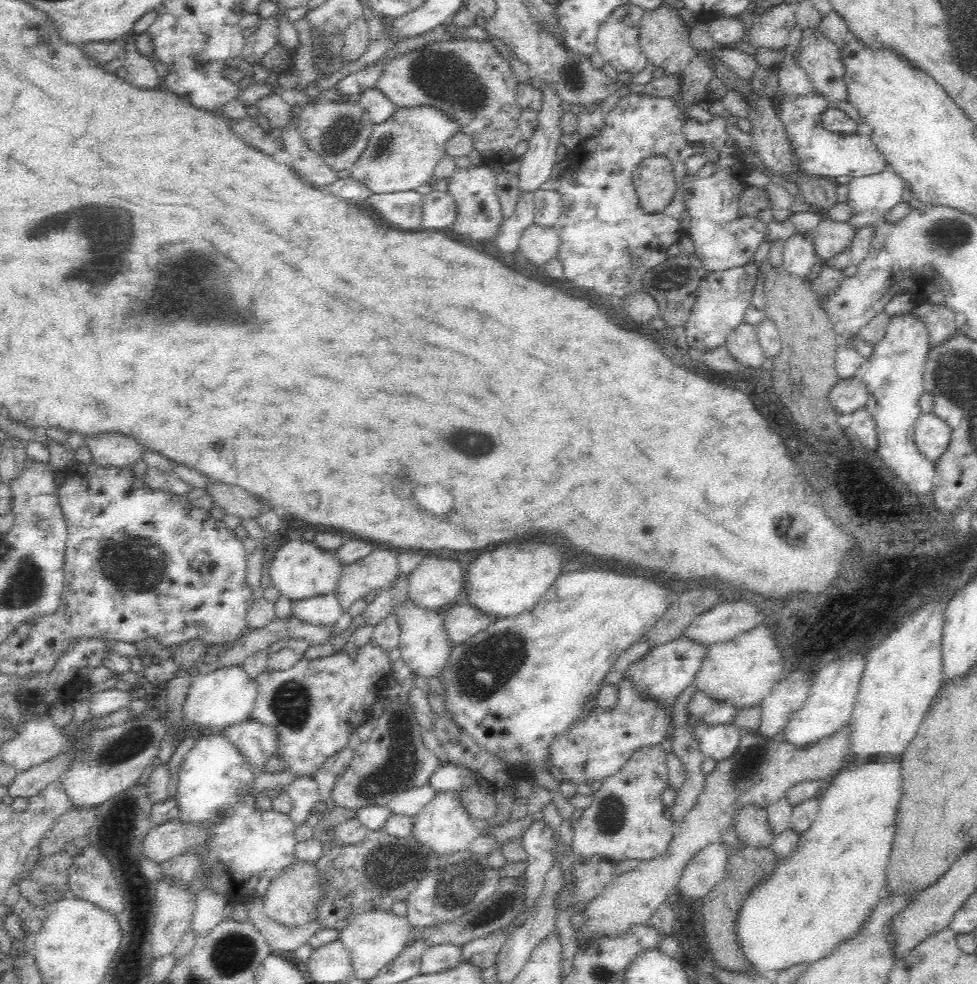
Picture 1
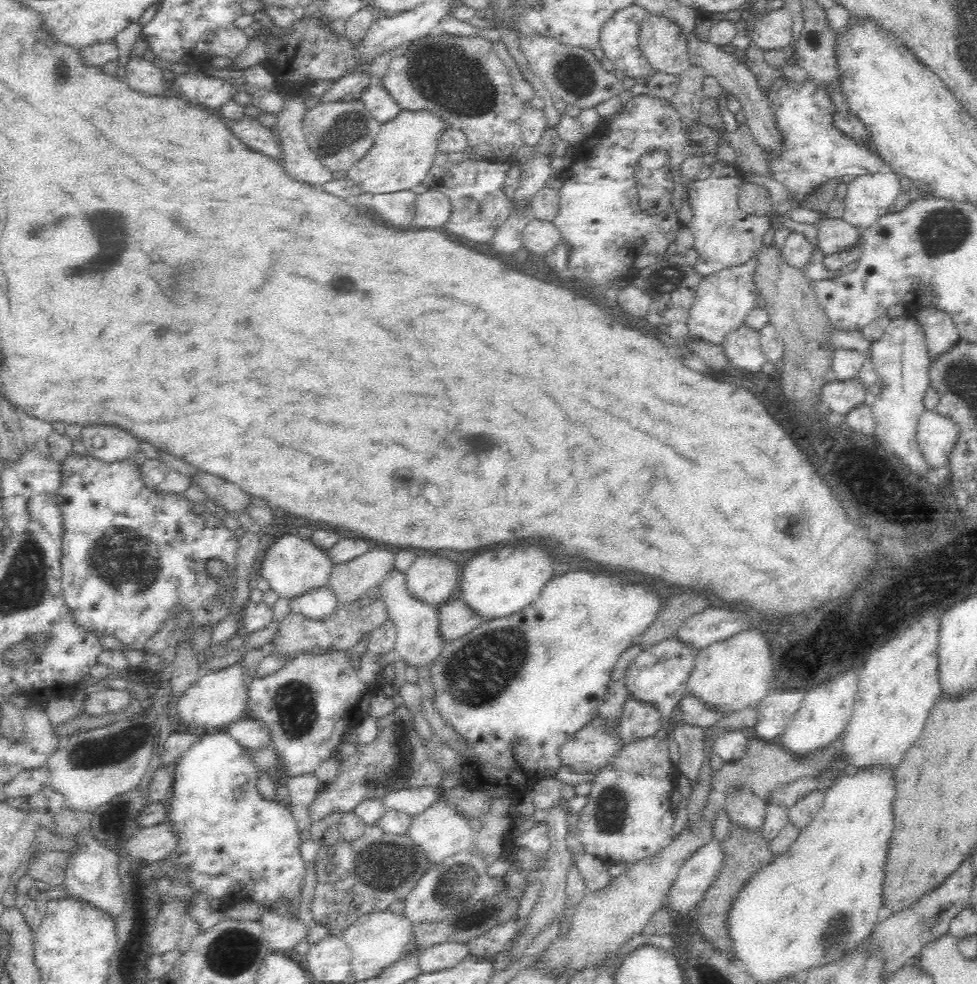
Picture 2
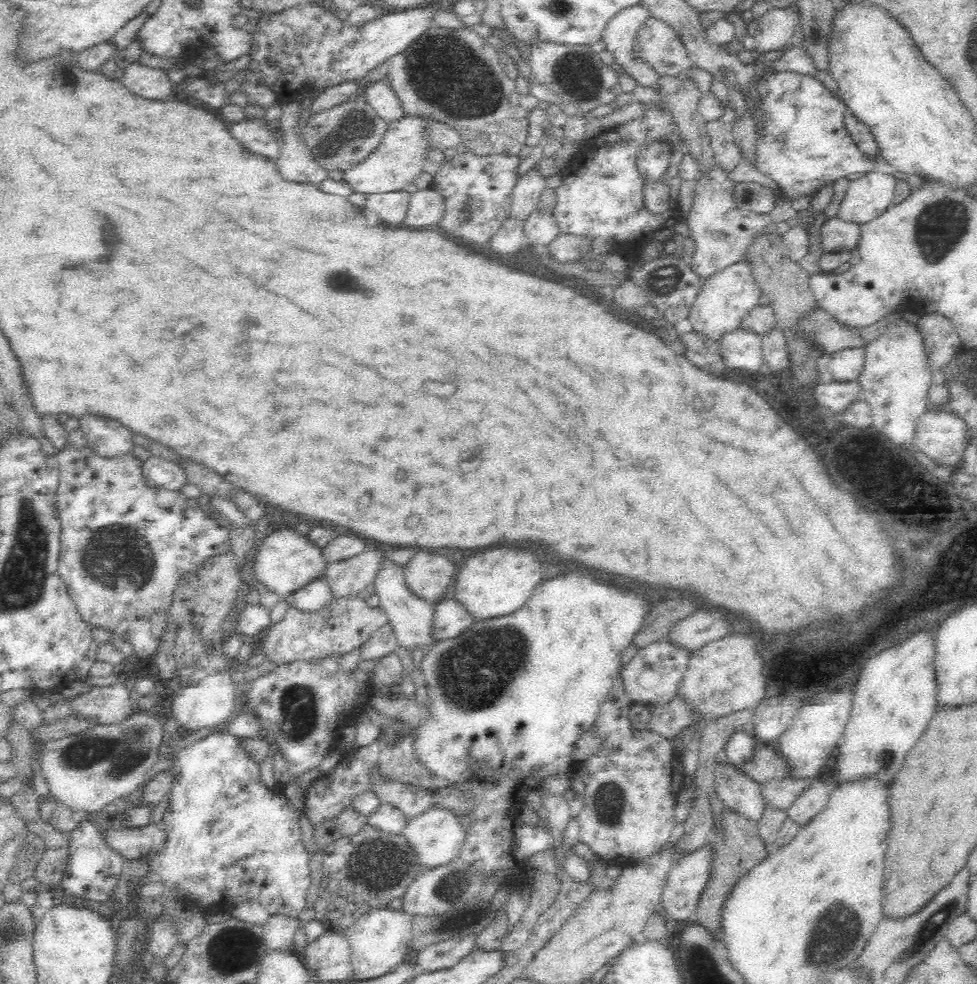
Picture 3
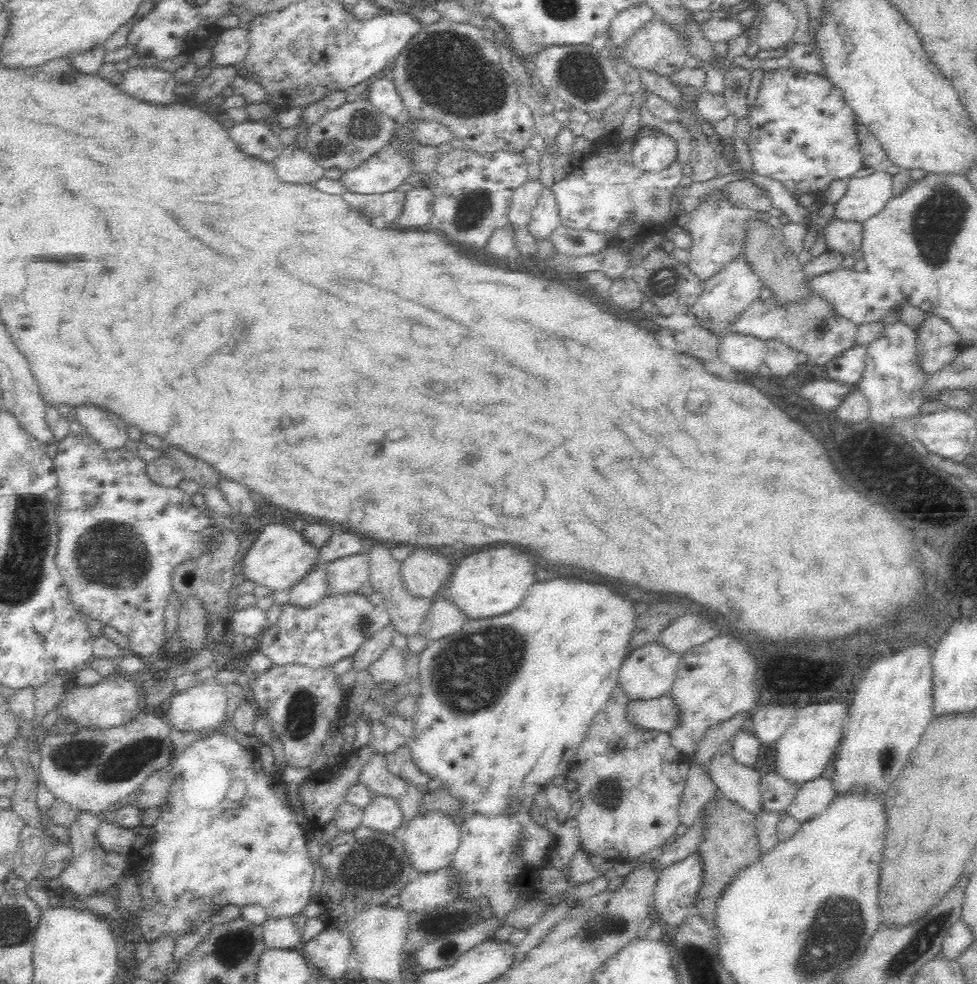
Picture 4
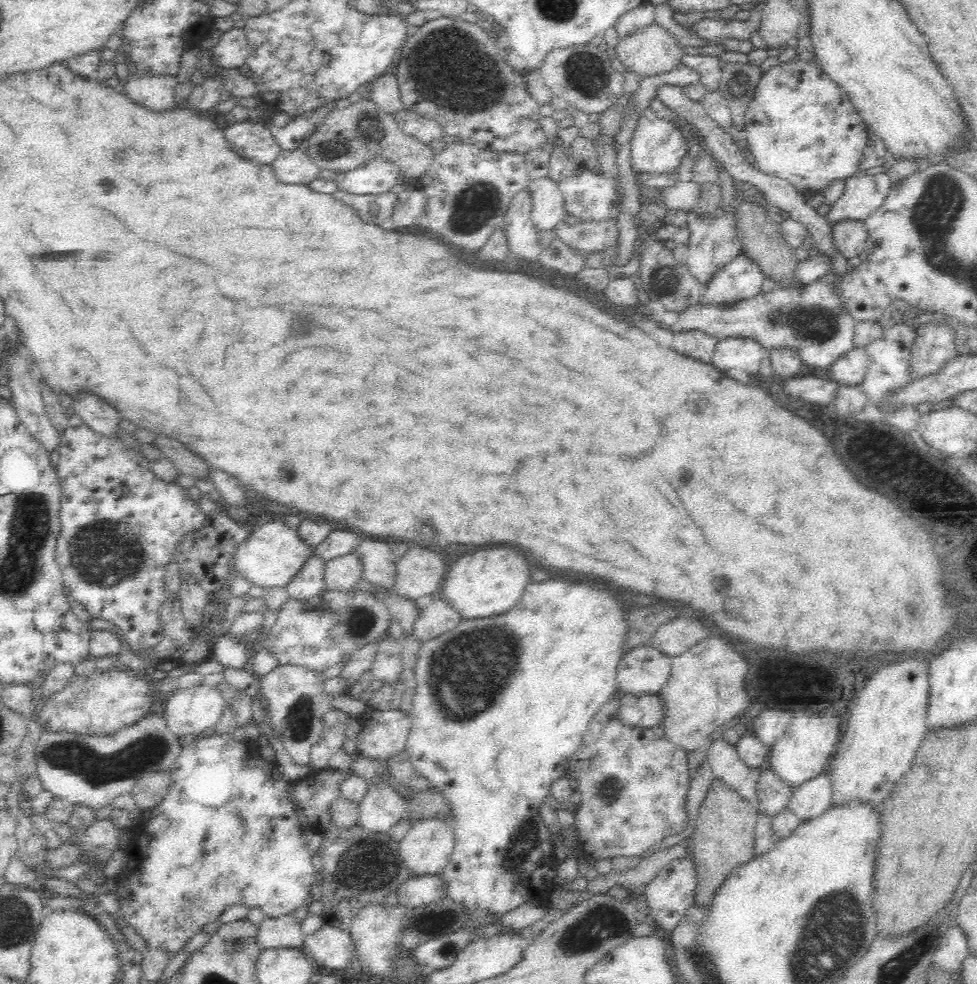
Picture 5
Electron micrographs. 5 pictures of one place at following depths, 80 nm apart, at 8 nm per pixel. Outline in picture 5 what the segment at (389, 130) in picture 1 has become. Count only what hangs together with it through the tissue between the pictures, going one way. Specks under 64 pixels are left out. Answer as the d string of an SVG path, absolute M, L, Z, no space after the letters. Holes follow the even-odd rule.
M375 158L353 170L341 171L334 179L336 189L353 195L382 194L401 181L398 168Z

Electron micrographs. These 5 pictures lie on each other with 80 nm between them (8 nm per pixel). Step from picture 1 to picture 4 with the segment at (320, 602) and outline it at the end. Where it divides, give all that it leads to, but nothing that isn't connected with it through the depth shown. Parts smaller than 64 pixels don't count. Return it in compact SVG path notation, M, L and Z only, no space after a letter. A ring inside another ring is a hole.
M317 561L299 582L288 591L289 601L296 606L306 606L320 600L327 592L326 566Z

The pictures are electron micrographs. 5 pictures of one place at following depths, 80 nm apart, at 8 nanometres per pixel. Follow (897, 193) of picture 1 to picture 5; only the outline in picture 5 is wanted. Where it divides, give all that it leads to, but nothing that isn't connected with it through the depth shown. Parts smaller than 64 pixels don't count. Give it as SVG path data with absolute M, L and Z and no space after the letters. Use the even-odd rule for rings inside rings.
M888 173L849 176L843 194L831 204L825 219L832 226L846 220L866 220L880 206L890 184Z

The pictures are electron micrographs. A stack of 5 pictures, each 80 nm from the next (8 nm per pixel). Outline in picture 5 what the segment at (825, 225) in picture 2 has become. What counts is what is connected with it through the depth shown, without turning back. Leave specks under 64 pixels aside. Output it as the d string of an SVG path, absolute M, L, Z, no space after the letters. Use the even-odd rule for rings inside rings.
M846 220L833 226L834 242L848 258L866 254L869 237L867 226L862 220Z

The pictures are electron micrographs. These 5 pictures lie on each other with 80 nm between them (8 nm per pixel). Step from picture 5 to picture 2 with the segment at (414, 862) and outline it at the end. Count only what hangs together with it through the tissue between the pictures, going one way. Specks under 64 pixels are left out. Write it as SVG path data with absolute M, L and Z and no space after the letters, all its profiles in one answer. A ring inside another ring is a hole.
M436 801L422 814L411 818L405 835L420 849L420 853L431 866L449 862L454 854L467 852L468 846L474 840L472 832L467 818L460 816L456 809L446 805L444 801Z

